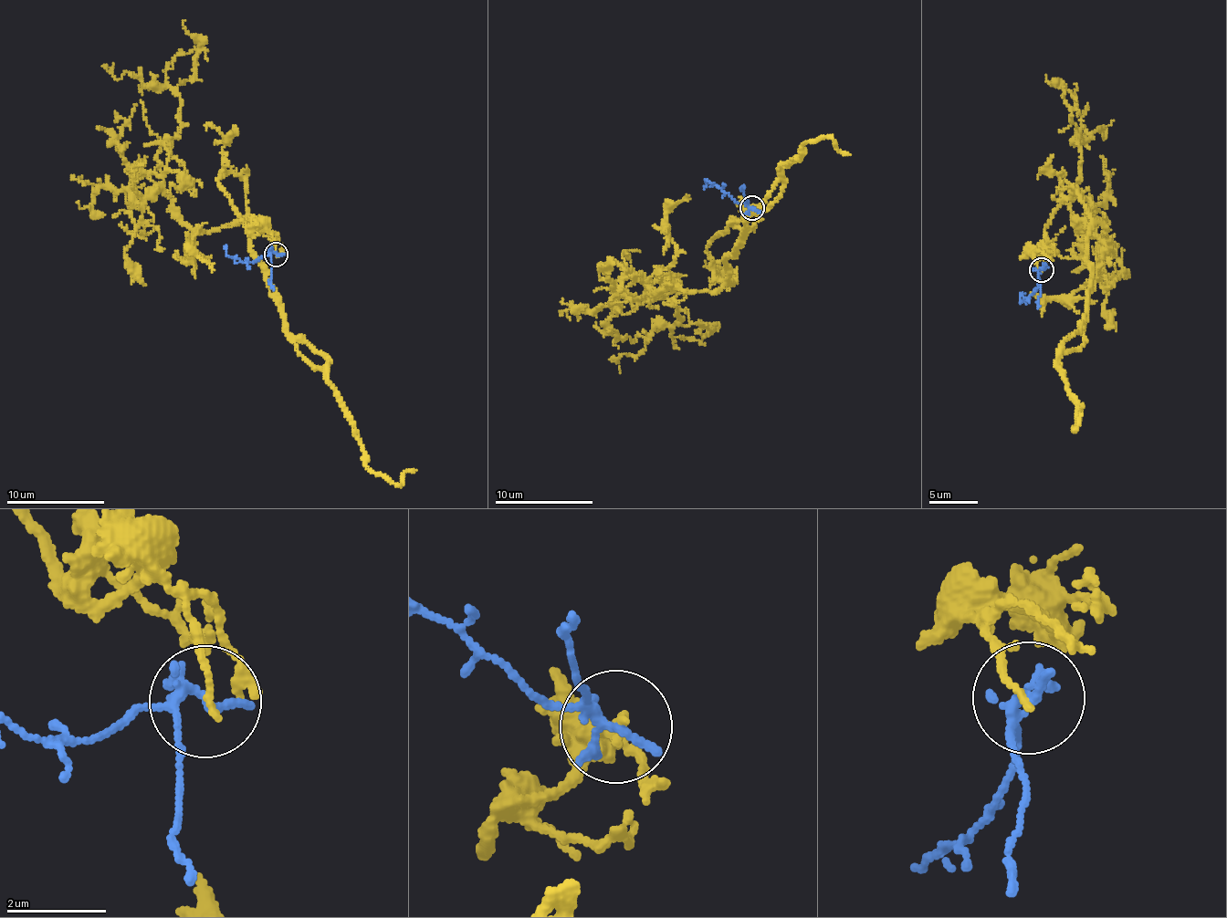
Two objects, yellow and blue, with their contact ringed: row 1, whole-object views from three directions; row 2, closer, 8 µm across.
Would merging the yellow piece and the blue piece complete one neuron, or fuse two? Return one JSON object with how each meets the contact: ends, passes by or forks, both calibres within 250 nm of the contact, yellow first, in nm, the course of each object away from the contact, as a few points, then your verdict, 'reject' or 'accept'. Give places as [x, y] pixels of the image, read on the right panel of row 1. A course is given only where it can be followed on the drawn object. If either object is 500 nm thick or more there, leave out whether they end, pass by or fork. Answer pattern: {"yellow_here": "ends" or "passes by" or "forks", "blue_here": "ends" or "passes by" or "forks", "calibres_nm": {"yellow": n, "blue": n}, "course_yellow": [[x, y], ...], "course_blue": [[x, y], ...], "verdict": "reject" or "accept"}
{"yellow_here": "ends", "blue_here": "forks", "calibres_nm": {"yellow": 130, "blue": 150}, "course_yellow": [[1042, 269], [1045, 224], [1076, 192], [1091, 218], [1088, 318], [1059, 368], [1076, 430], [1083, 403]], "course_blue": [[1042, 269], [1040, 282], [1028, 299], [1020, 301], [1025, 293]], "verdict": "reject"}

